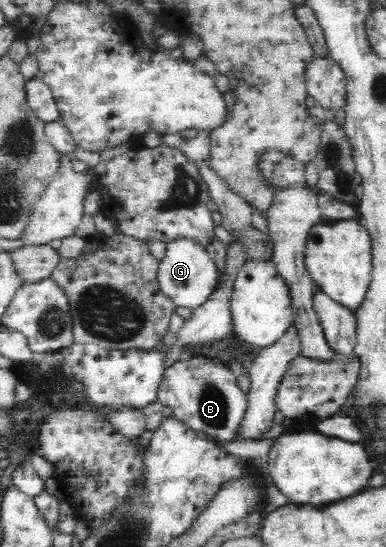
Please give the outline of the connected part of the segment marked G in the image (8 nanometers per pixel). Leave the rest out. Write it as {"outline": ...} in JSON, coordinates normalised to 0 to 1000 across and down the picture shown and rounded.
{"outline":[[[456,439],[435,446],[435,464],[412,477],[407,512],[417,532],[448,548],[456,561],[479,561],[492,567],[518,563],[534,556],[547,537],[562,532],[567,521],[565,490],[544,473],[534,457],[500,446],[492,439]]]}

